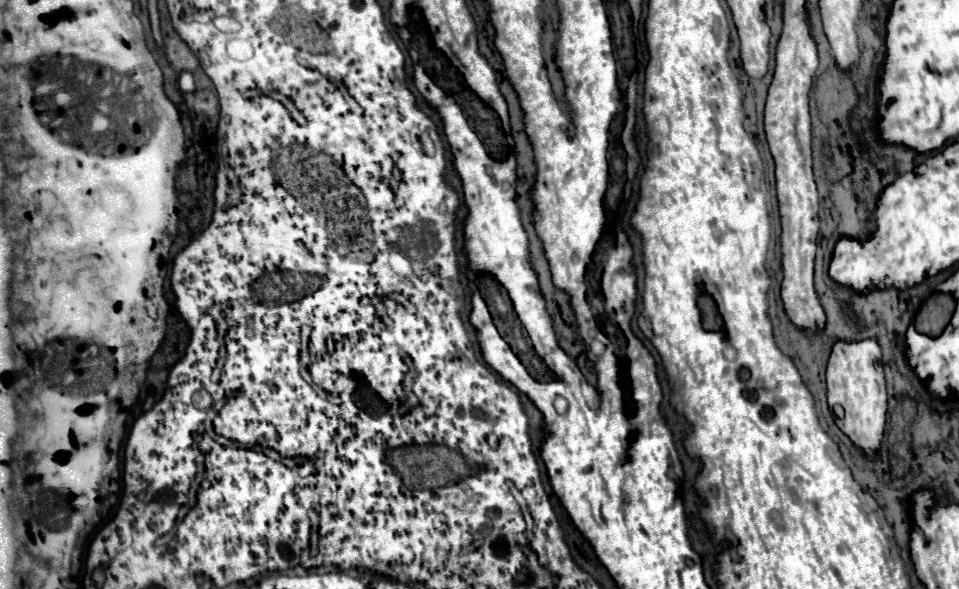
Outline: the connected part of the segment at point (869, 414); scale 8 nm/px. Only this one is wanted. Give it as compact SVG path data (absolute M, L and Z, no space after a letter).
M876 339L836 341L826 369L826 383L830 409L834 411L834 407L842 407L842 417L836 417L836 425L866 453L878 449L886 423L886 383L880 343Z

